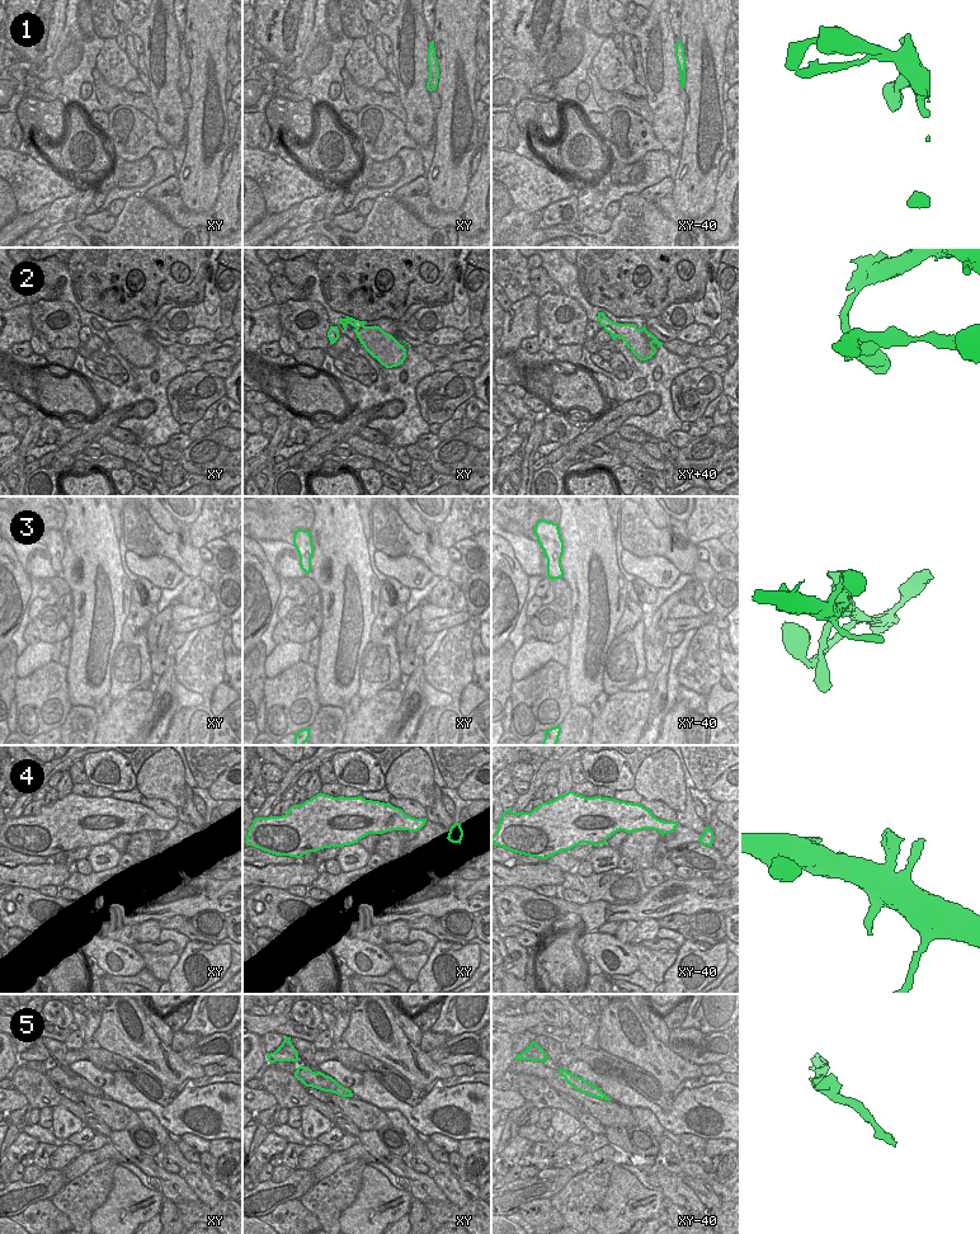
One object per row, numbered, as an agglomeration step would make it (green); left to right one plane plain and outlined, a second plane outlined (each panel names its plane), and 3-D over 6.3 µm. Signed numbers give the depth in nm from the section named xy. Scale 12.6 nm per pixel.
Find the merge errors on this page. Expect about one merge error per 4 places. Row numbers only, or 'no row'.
2

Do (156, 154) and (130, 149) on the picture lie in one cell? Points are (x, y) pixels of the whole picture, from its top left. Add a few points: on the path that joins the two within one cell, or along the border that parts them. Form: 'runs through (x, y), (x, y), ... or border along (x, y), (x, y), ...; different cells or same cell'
border along (168, 147), (154, 147), (146, 155); different cells

